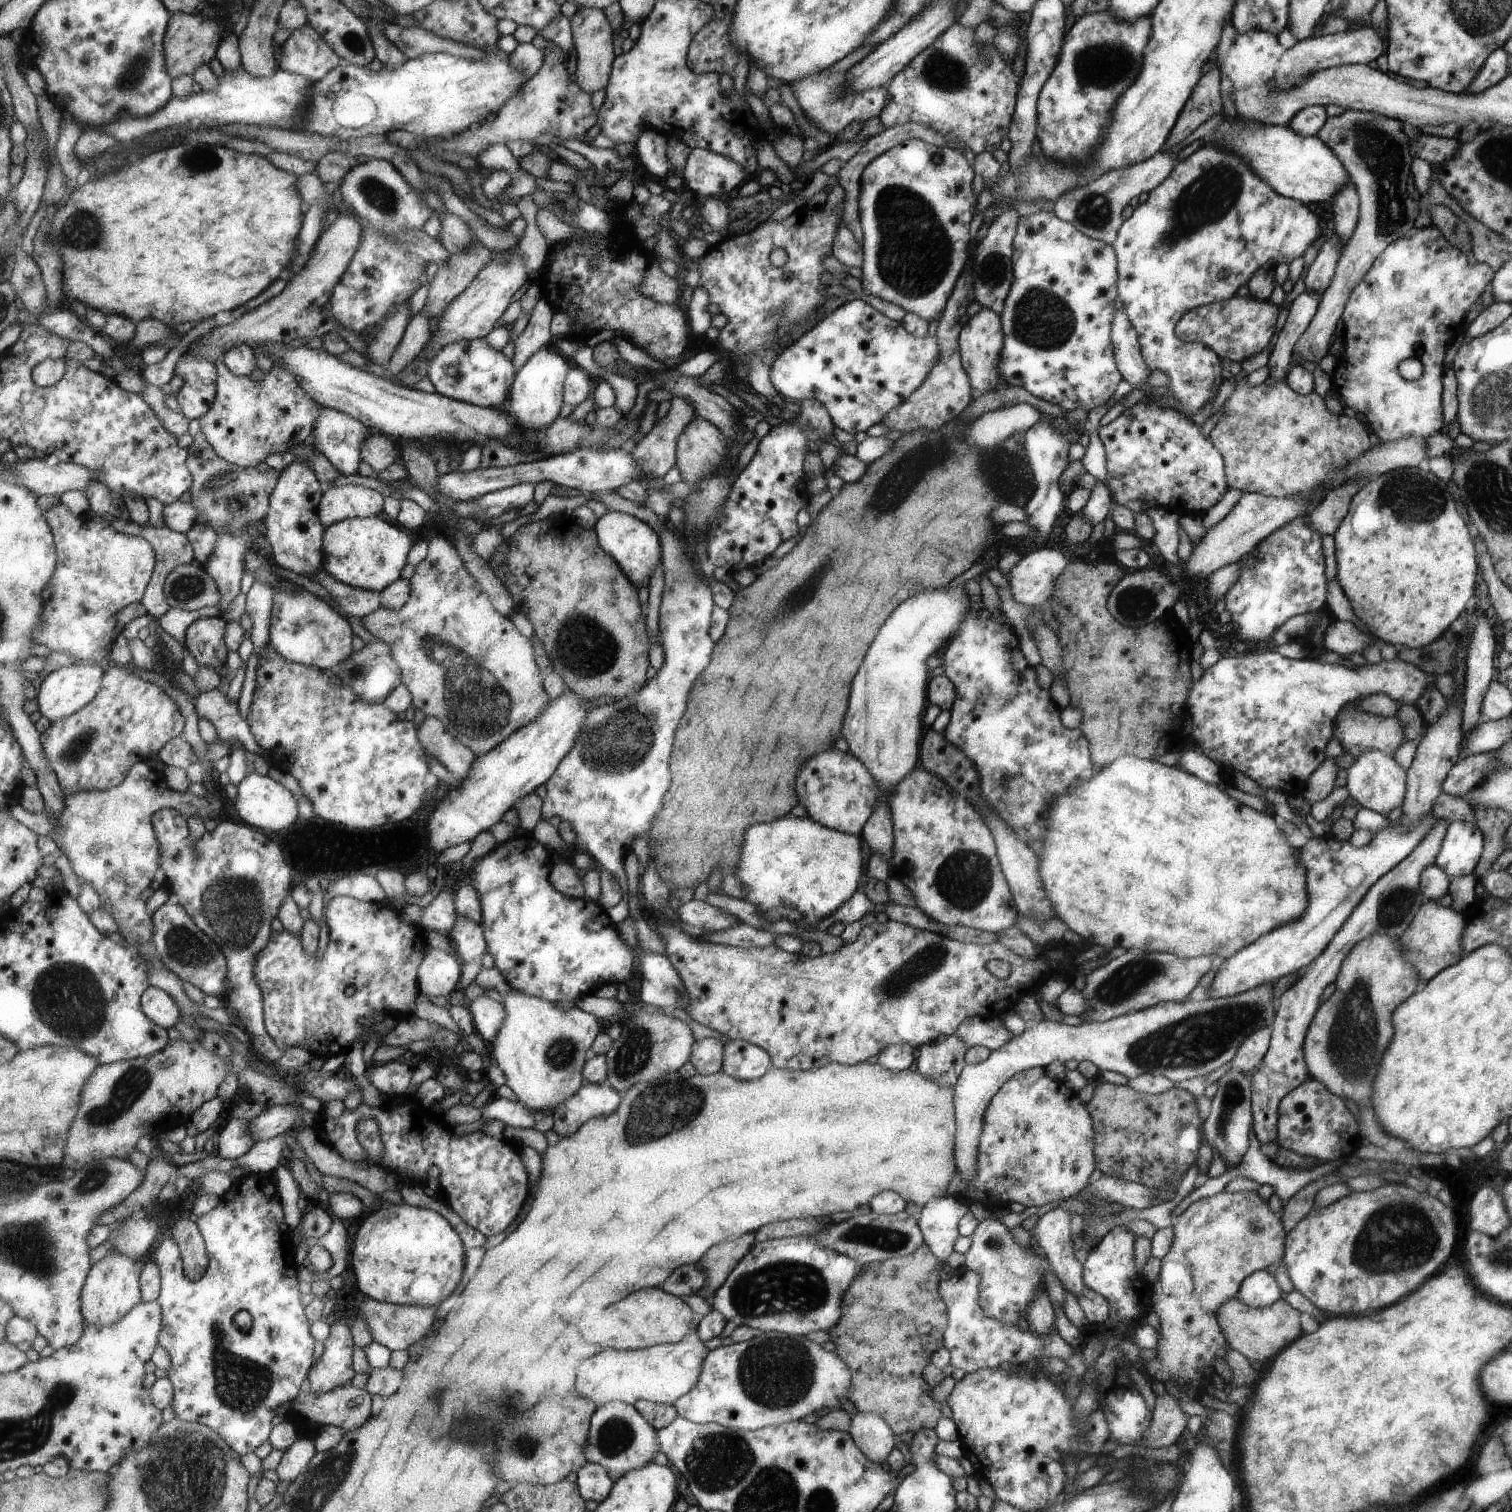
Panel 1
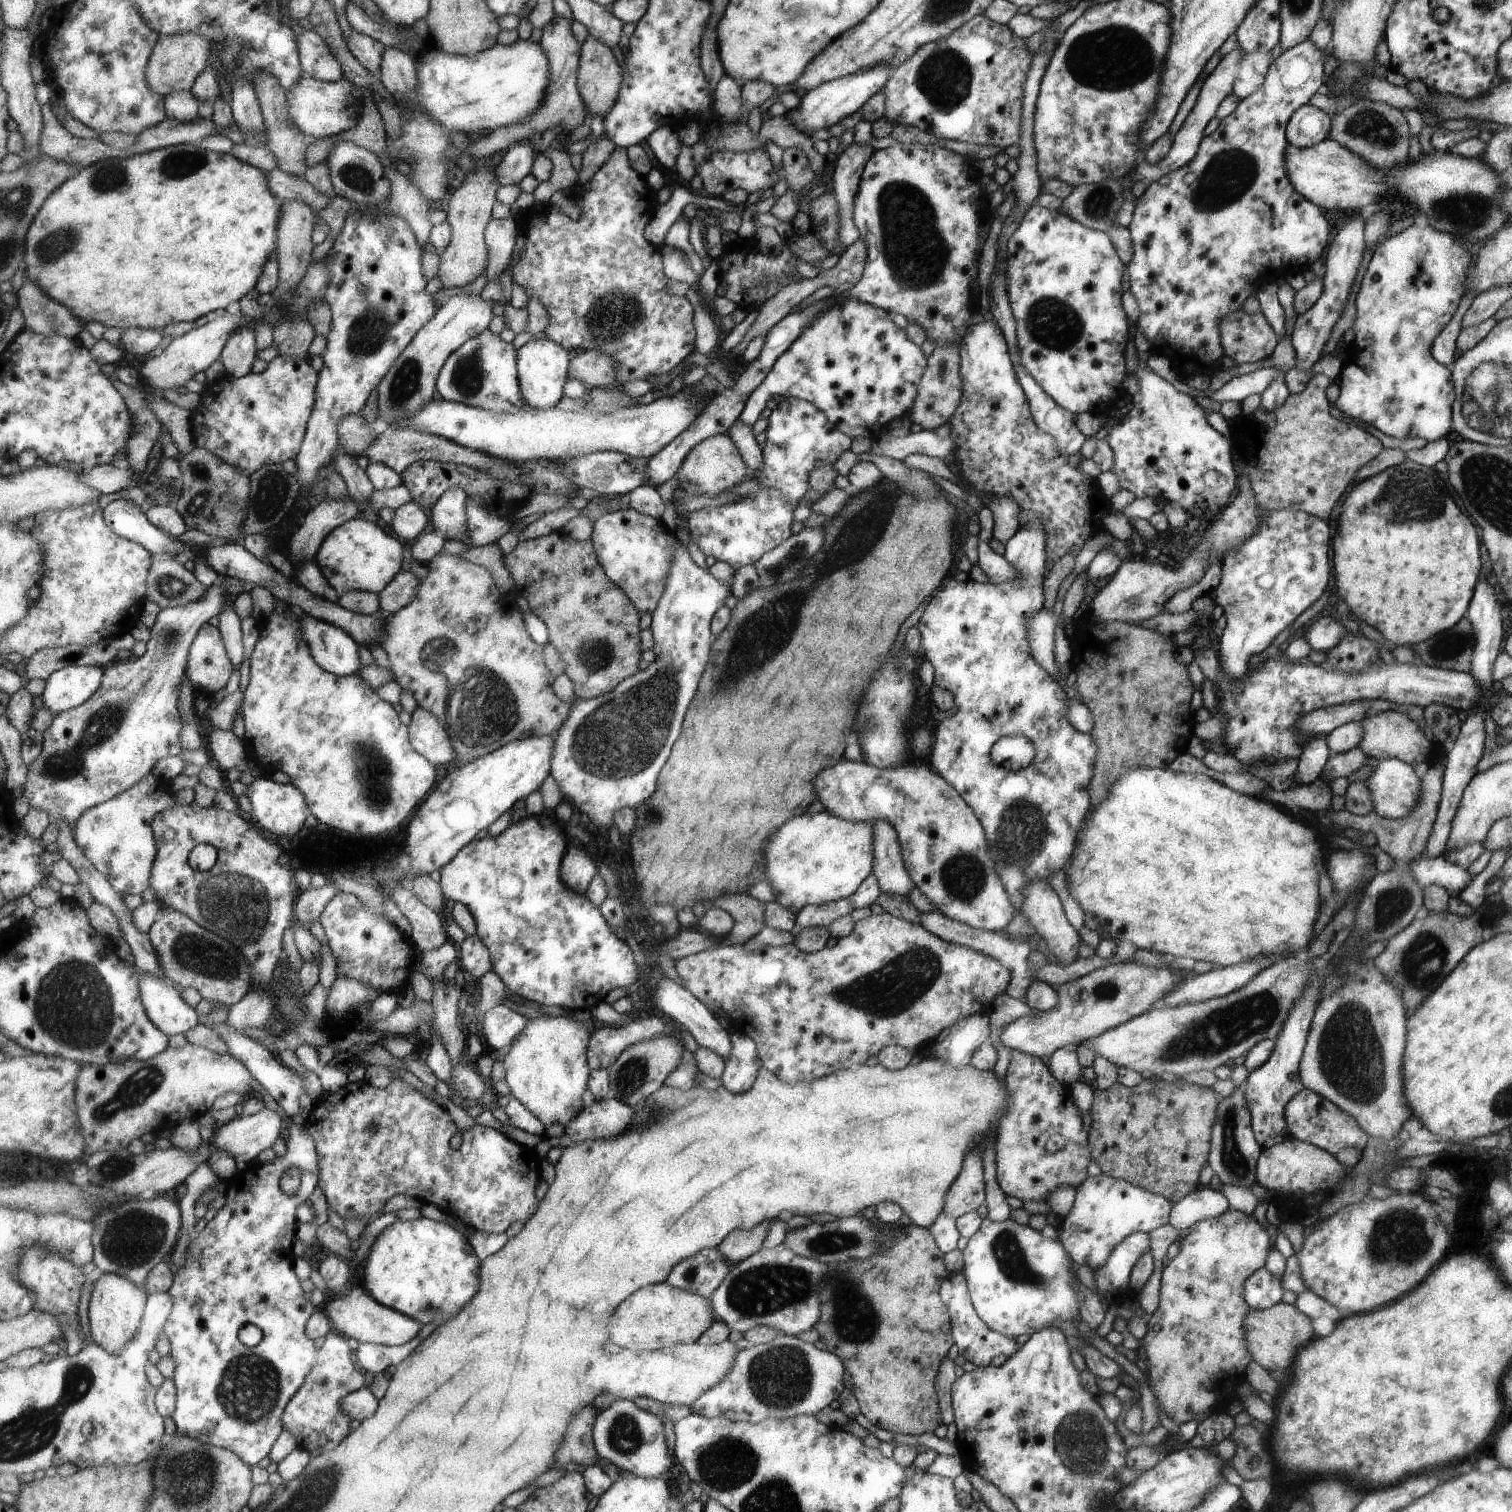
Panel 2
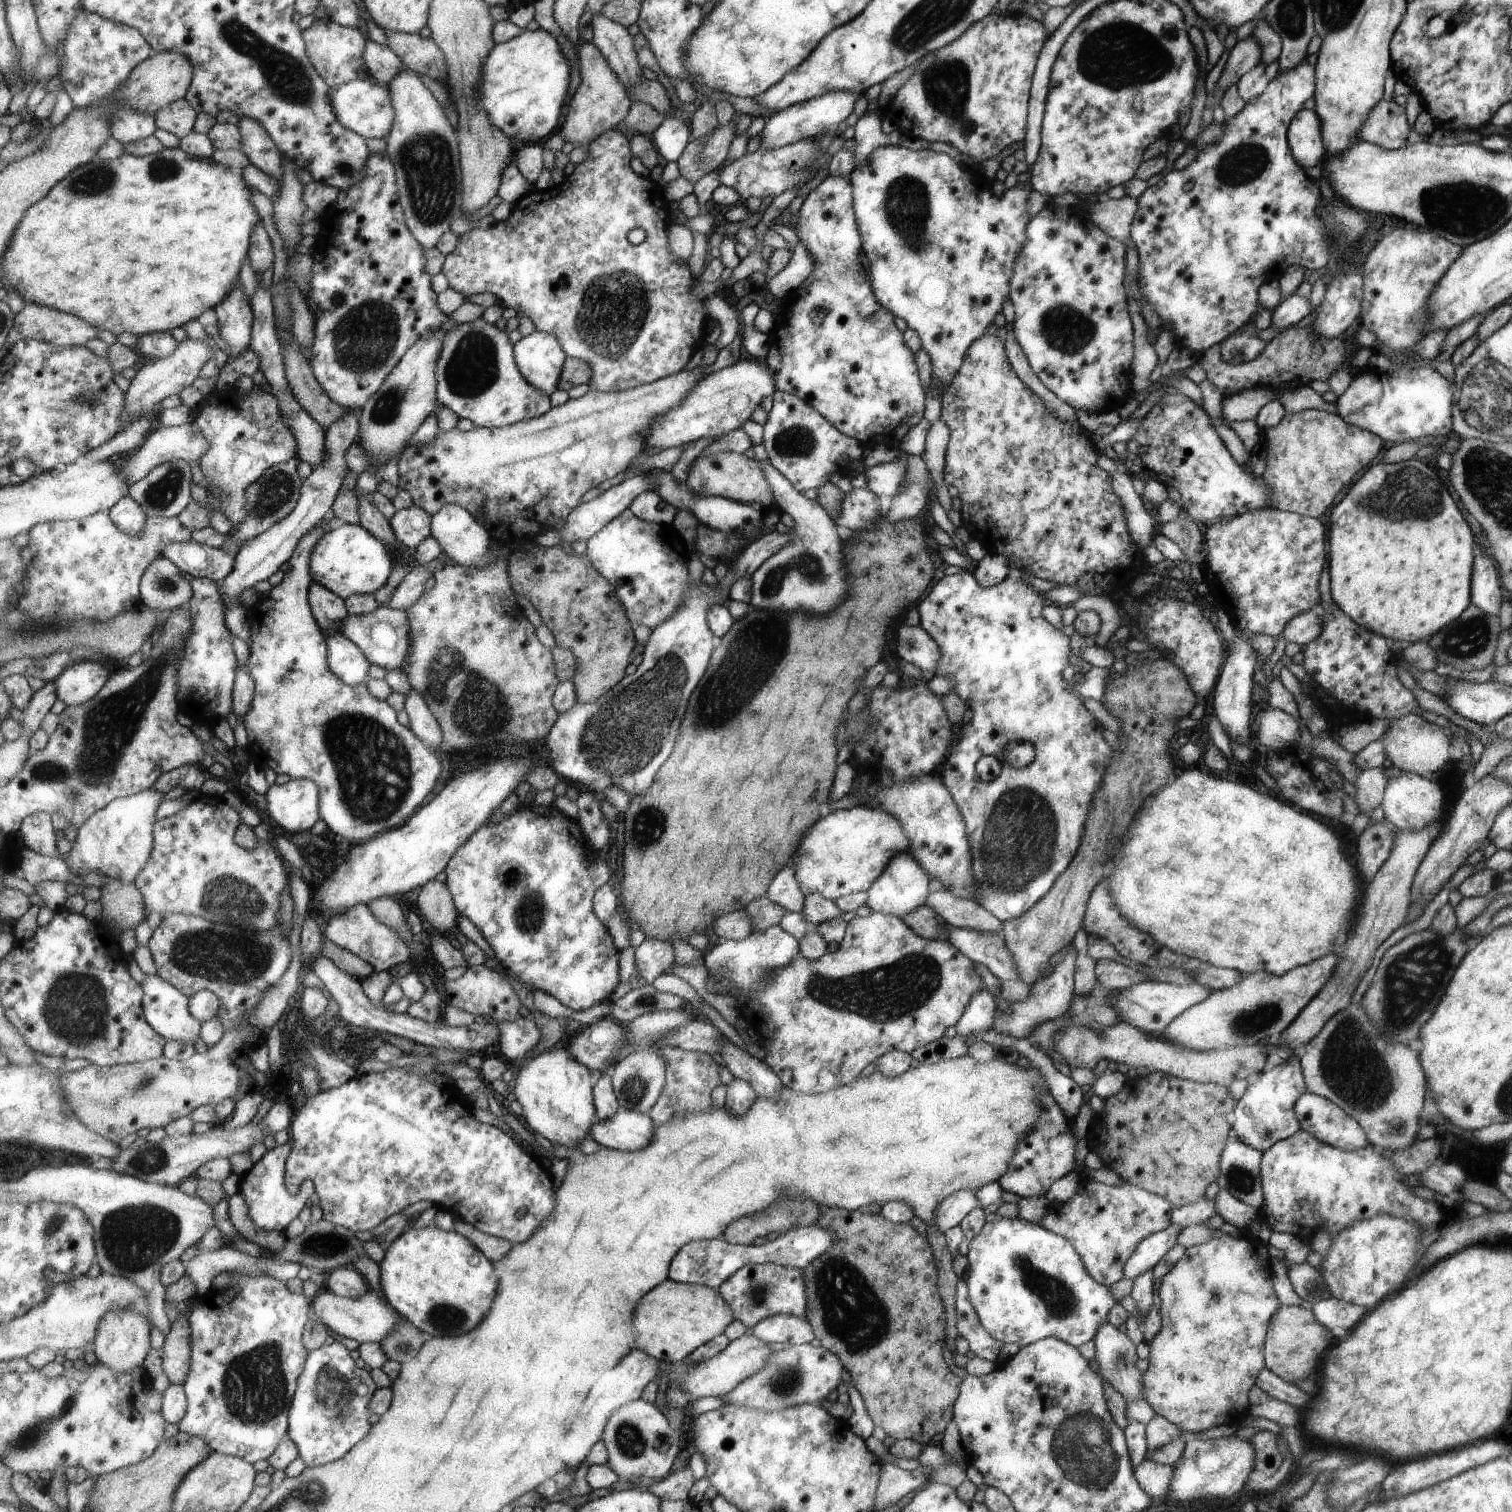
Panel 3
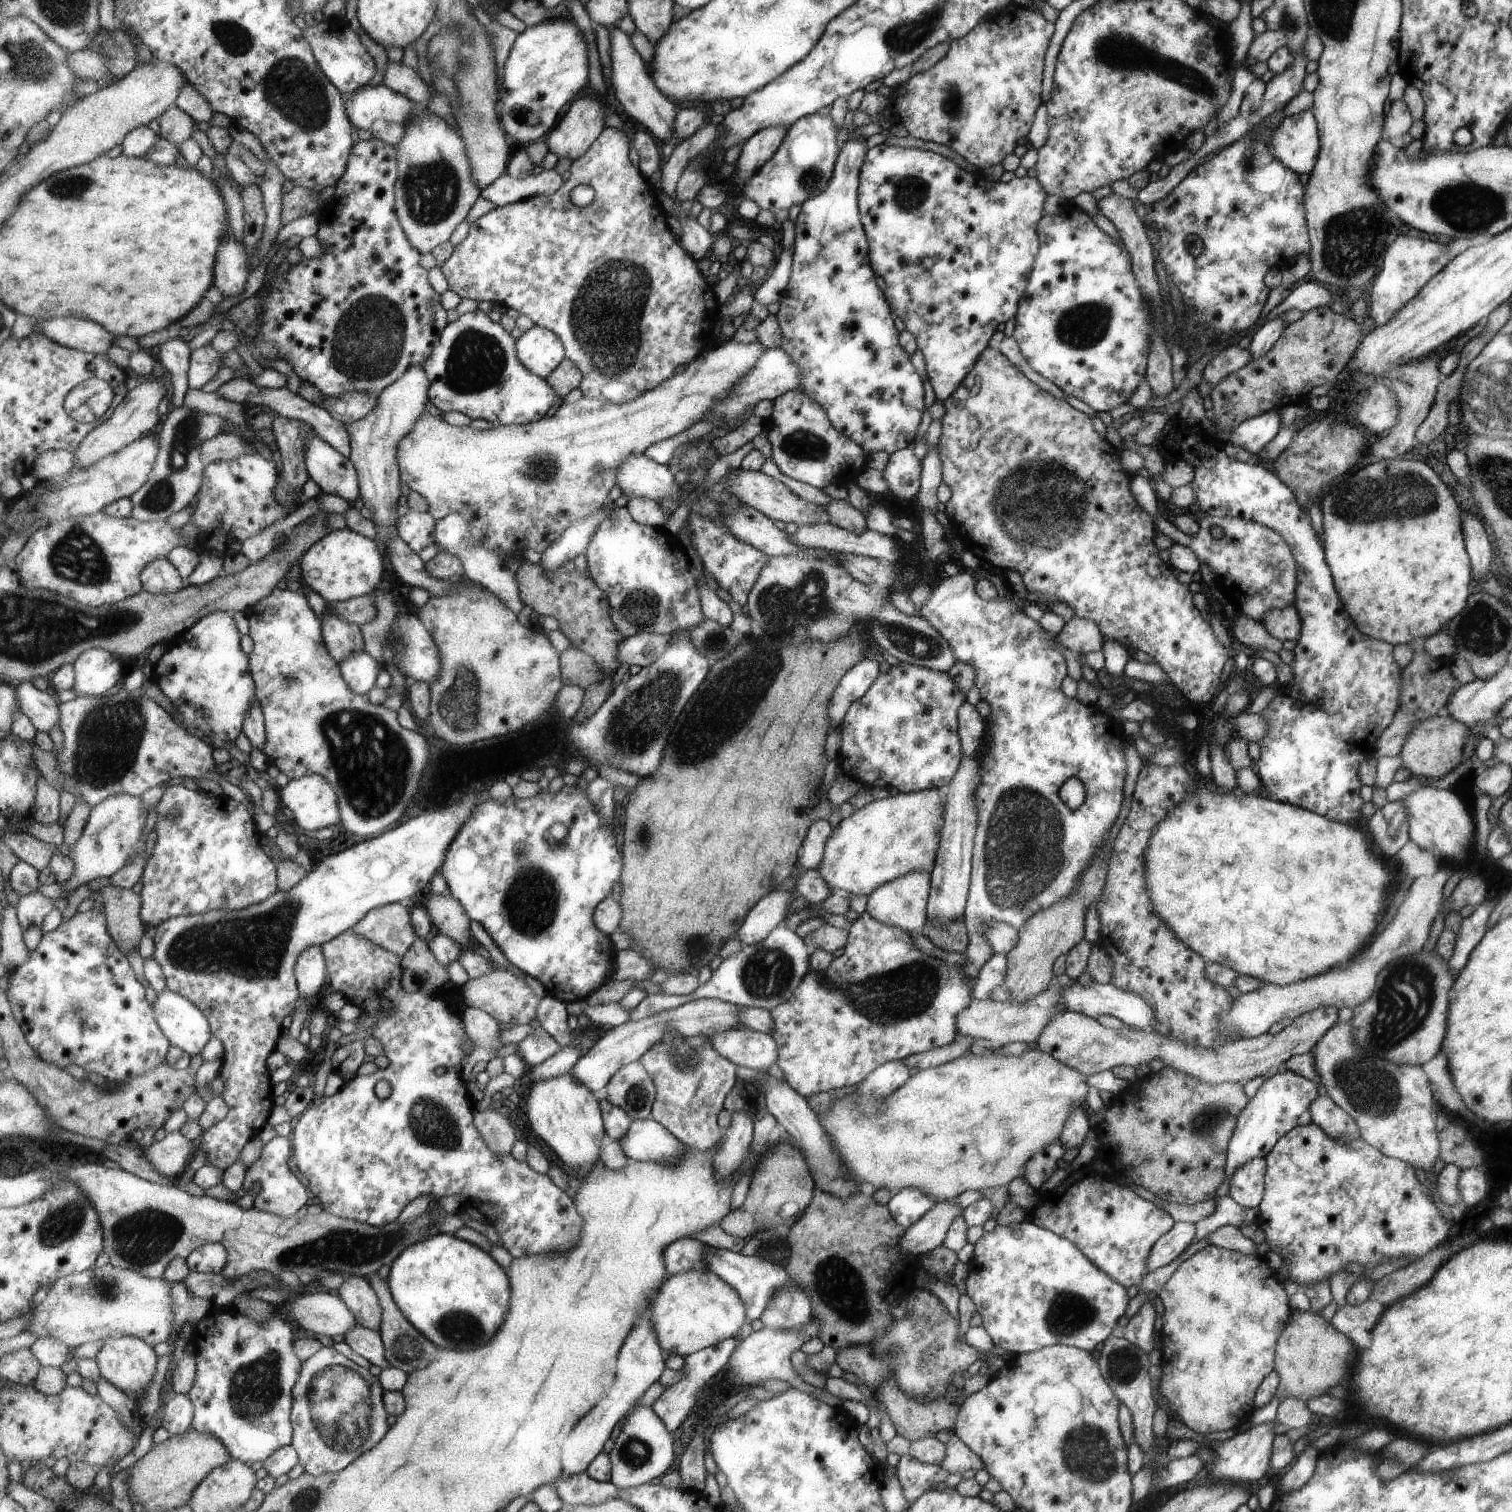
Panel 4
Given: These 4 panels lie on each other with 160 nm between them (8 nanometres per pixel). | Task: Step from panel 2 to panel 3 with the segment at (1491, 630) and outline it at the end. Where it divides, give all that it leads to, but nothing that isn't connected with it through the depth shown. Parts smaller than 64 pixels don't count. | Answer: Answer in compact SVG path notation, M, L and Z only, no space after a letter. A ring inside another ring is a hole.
M1478 547L1477 554L1473 556L1471 603L1491 618L1499 616L1501 598L1497 570L1491 558L1485 556Z

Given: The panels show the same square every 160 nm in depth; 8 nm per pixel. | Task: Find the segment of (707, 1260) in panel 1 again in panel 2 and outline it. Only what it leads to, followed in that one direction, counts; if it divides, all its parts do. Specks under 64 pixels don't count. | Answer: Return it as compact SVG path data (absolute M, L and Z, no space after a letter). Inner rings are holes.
M765 1220L749 1230L733 1230L725 1236L725 1240L718 1247L719 1252L723 1254L725 1262L731 1267L741 1260L748 1258L751 1254L762 1248L762 1243L769 1231L771 1221Z

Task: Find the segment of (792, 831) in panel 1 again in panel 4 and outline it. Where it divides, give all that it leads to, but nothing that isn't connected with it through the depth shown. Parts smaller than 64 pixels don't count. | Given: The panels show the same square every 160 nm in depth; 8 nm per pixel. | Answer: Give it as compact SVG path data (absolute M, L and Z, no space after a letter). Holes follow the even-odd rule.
M937 789L919 790L917 792L898 793L897 796L887 796L875 799L853 810L850 816L841 818L835 828L831 828L825 845L823 856L817 872L827 884L828 889L841 889L855 896L869 896L881 884L909 872L930 872L940 843L938 833L943 826L944 804L937 795Z

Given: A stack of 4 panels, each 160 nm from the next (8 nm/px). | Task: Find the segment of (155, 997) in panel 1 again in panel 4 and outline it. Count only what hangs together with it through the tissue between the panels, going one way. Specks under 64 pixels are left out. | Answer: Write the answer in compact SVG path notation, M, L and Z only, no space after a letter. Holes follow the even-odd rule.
M171 990L159 992L152 1007L170 1044L189 1052L191 1057L201 1054L213 1038L208 1017L181 994Z

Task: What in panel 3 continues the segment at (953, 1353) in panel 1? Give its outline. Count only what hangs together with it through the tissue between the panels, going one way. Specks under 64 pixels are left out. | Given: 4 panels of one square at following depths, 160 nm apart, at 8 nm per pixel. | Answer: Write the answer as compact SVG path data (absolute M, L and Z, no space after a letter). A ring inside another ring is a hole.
M963 1278L955 1282L953 1298L955 1298L953 1312L956 1316L958 1336L967 1341L968 1348L975 1357L994 1362L998 1358L1003 1342L989 1336L989 1332L980 1324L980 1318L969 1301L968 1286L965 1285Z

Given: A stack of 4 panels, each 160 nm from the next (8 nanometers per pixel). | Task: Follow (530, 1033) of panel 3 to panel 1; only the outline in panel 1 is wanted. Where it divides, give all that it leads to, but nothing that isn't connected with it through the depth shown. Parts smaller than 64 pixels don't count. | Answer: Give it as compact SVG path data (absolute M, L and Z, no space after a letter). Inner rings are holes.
M485 994L471 1002L470 1012L474 1030L484 1041L493 1044L507 1016L505 1005Z

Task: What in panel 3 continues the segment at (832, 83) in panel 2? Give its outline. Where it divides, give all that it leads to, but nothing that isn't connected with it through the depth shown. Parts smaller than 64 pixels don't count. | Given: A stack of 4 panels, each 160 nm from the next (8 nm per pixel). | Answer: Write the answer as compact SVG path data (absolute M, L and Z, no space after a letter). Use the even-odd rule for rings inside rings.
M831 90L818 98L803 100L801 103L793 104L780 112L773 113L765 119L765 126L760 133L760 148L780 148L799 142L799 140L805 140L805 138L815 138L821 130L835 128L852 112L856 99L861 95L861 93L855 94L855 92L847 92L847 90Z

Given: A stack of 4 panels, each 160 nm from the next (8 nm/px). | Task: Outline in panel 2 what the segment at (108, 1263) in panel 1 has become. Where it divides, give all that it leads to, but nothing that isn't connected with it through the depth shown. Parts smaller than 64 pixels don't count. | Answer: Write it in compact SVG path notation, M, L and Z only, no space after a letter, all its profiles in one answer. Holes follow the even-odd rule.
M102 1272L99 1278L92 1283L91 1294L88 1304L88 1319L90 1321L91 1337L99 1342L109 1352L119 1352L137 1332L143 1320L143 1312L148 1303L149 1294L141 1290L133 1280L113 1274Z

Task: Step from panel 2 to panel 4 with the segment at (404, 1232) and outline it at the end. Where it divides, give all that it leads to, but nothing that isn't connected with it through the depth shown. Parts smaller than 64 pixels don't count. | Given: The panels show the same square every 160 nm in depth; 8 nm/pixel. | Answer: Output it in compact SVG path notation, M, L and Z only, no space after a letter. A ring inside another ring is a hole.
M451 1233L415 1242L390 1267L388 1282L405 1316L437 1346L475 1350L493 1340L509 1316L507 1270L484 1248Z

